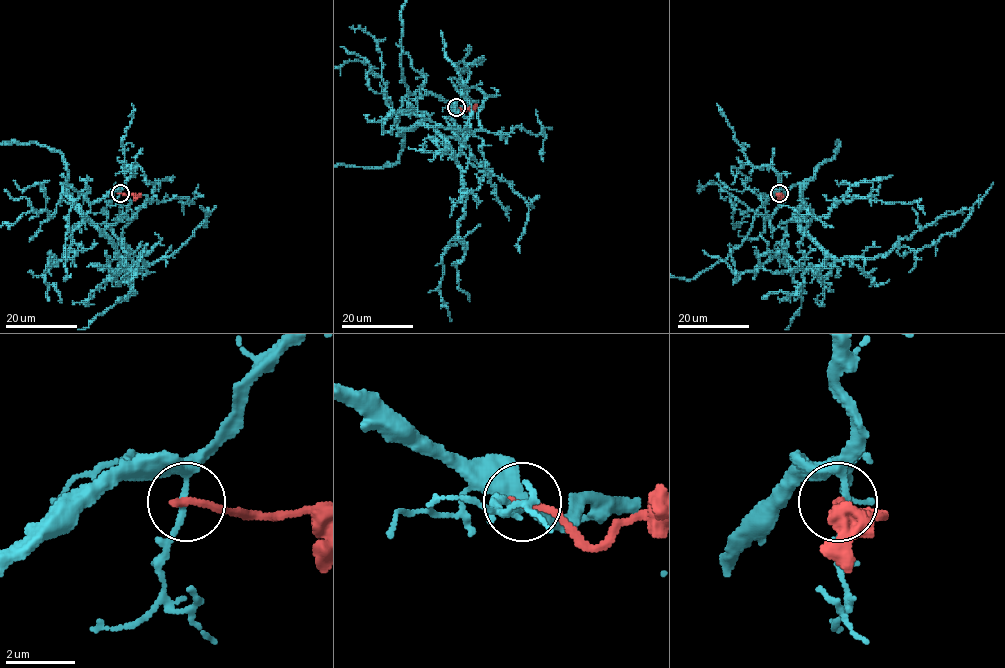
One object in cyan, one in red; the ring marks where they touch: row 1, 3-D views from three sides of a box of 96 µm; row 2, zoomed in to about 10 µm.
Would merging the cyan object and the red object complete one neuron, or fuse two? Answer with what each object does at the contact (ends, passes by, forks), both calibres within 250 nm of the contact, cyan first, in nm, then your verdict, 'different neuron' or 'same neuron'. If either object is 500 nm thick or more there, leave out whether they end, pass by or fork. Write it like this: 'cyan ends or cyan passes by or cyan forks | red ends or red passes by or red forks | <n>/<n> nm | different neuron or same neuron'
cyan forks | red ends | 180/220 nm | different neuron

